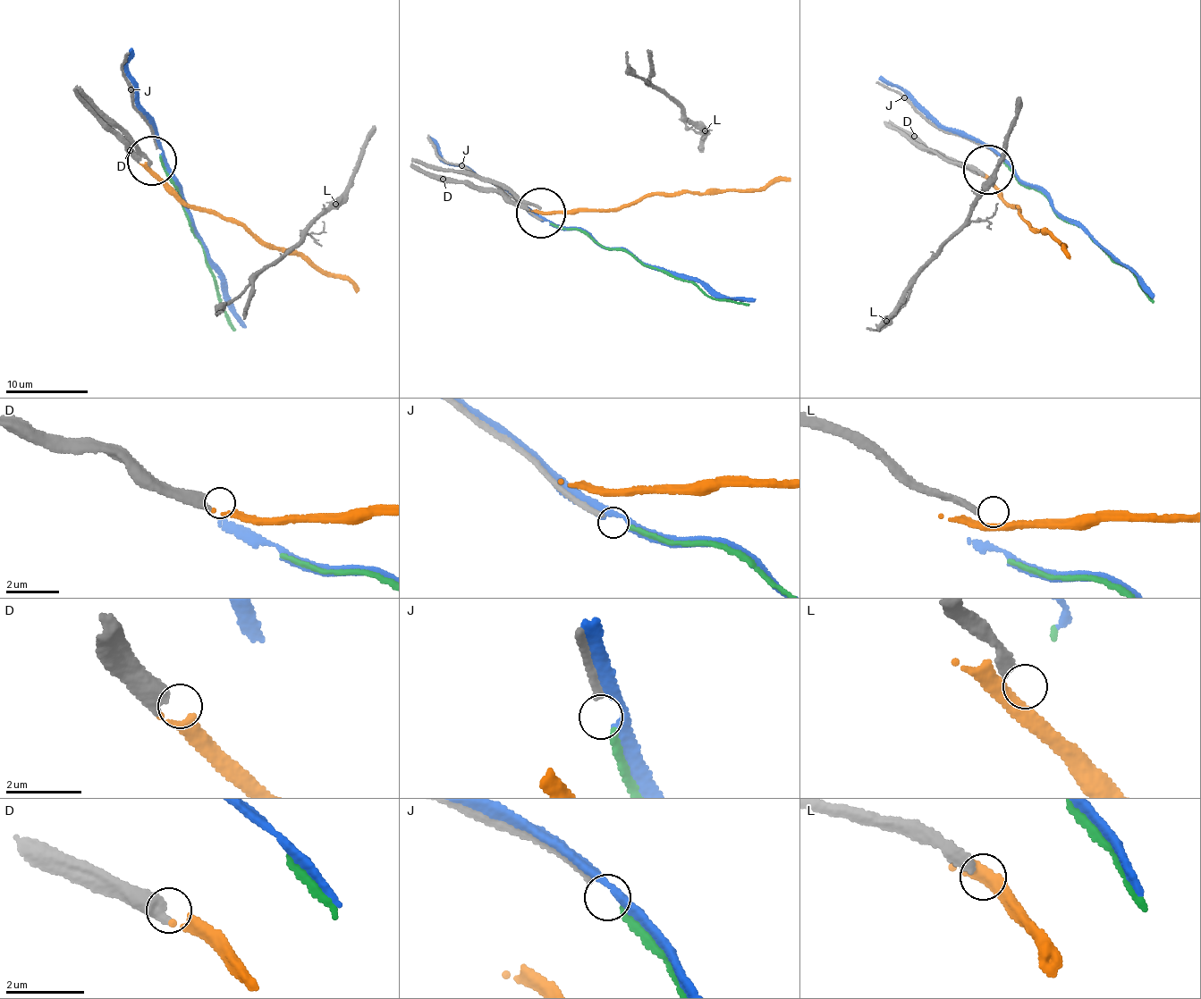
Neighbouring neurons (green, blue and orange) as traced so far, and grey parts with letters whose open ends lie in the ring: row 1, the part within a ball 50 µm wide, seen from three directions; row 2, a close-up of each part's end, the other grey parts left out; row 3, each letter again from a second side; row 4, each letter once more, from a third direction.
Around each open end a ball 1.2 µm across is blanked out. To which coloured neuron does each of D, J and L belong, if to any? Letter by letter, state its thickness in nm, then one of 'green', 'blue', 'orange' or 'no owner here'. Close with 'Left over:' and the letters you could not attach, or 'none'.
D: 460 nm thick; orange
J: 200 nm thick; green
L: 280 nm thick; no owner here
Left over: L

